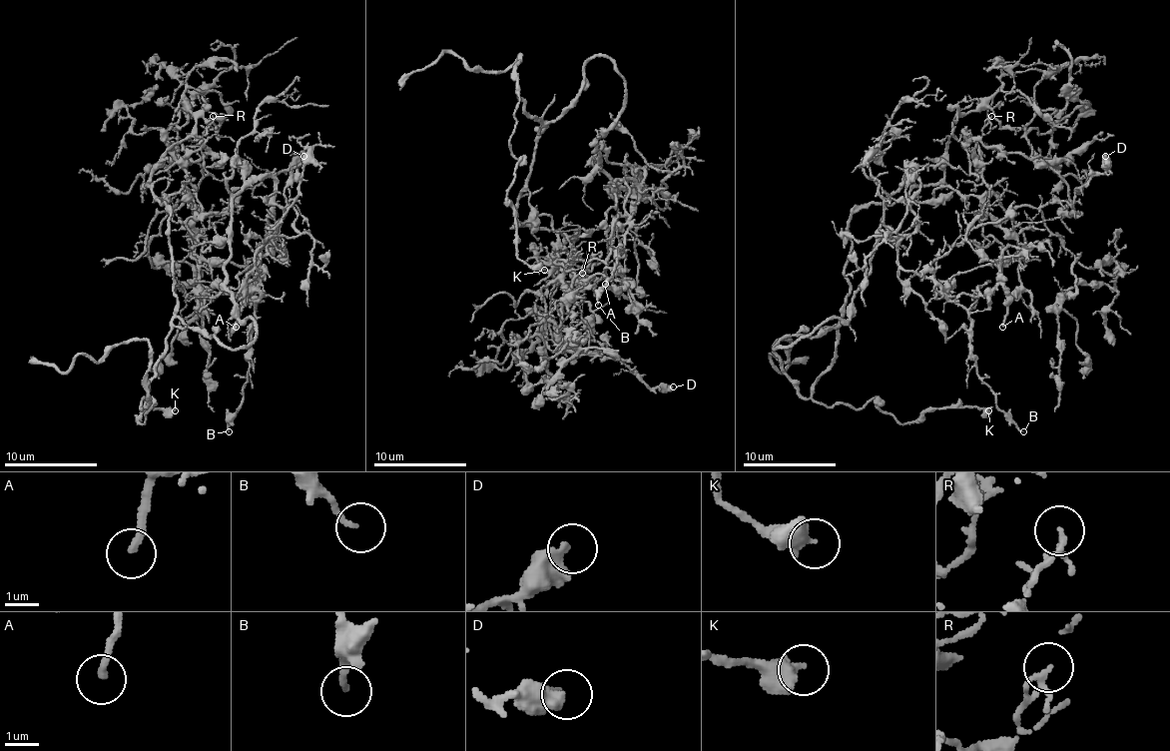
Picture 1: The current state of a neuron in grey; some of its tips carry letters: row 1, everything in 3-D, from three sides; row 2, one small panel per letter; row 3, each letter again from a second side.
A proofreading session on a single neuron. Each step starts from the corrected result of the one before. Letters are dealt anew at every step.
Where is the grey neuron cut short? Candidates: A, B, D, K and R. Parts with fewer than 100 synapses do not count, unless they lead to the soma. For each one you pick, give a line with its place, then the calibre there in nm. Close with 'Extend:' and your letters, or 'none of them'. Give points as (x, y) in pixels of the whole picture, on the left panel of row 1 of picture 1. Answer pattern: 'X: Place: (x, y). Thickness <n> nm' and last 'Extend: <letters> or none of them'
Extend: none of them

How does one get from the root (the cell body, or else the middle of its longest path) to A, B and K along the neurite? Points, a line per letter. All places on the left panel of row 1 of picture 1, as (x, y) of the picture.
A: (166, 198), (184, 187), (194, 208), (187, 229), (205, 238), (203, 257), (252, 273), (255, 294), (236, 327)
B: (166, 198), (184, 187), (203, 257), (255, 278), (248, 382), (229, 431)
K: (166, 198), (177, 313), (138, 420), (175, 410)

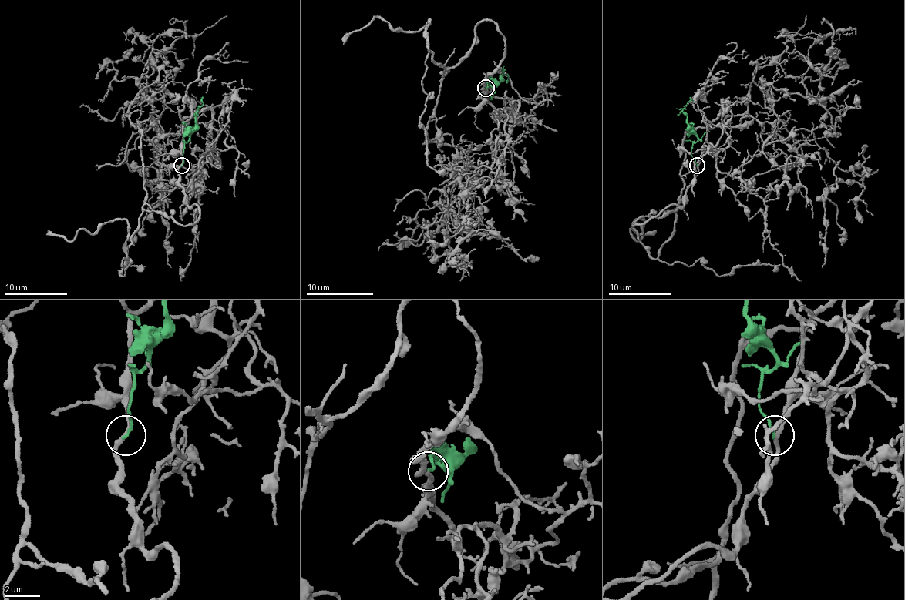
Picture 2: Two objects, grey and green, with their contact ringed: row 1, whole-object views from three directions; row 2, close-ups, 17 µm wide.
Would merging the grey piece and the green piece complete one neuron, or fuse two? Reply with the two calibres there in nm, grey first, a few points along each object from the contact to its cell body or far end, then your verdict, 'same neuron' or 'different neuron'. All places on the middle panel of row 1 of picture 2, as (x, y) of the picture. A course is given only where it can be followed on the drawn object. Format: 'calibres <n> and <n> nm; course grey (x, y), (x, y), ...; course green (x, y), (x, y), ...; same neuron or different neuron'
calibres 240 and 150 nm; course grey (486, 88), (524, 120), (504, 108), (504, 179), (482, 177), (428, 227), (449, 266), (476, 221); course green (486, 88), (487, 82), (493, 88), (500, 82), (502, 75), (509, 78), (509, 82); same neuron

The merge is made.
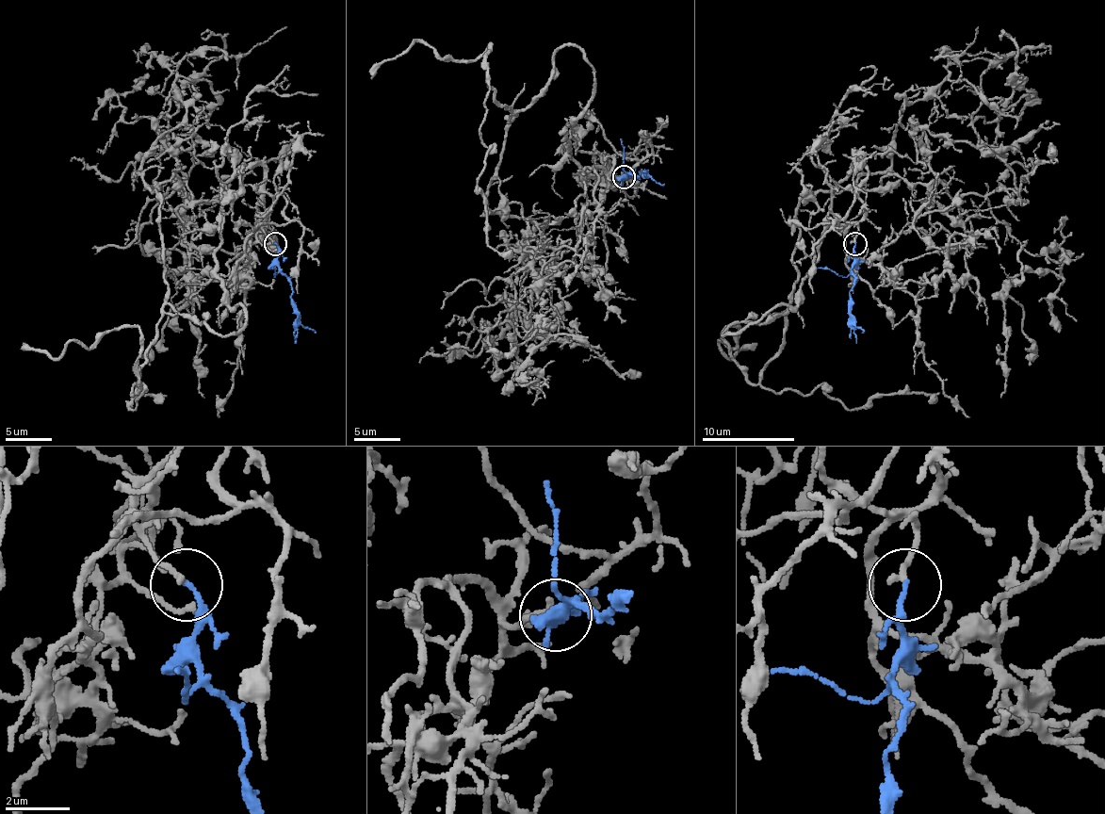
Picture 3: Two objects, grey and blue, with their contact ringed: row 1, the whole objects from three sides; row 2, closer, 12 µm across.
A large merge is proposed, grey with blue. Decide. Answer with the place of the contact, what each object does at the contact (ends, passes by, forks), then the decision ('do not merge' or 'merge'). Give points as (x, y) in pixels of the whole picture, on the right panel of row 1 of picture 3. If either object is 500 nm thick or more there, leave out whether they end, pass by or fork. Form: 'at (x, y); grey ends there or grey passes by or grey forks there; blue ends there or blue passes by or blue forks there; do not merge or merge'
at (855, 243); grey ends there; blue ends there; merge

